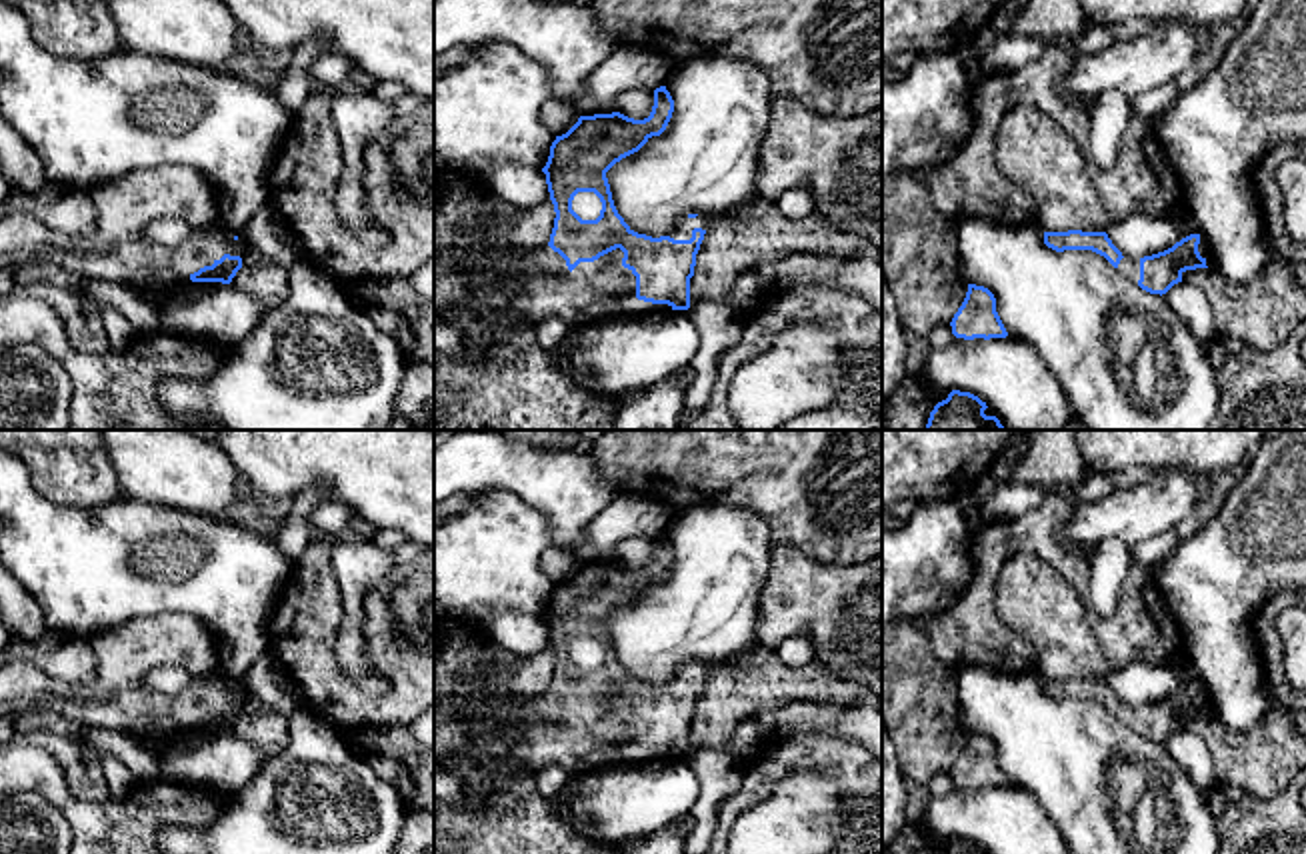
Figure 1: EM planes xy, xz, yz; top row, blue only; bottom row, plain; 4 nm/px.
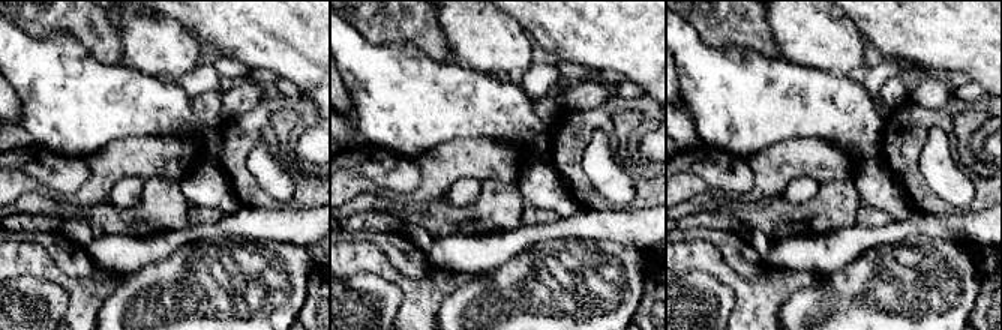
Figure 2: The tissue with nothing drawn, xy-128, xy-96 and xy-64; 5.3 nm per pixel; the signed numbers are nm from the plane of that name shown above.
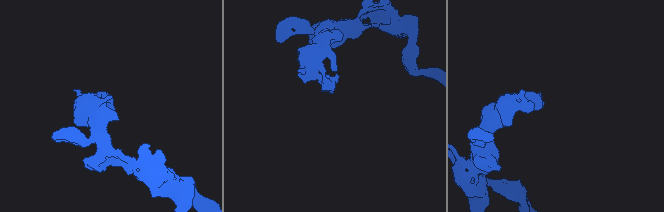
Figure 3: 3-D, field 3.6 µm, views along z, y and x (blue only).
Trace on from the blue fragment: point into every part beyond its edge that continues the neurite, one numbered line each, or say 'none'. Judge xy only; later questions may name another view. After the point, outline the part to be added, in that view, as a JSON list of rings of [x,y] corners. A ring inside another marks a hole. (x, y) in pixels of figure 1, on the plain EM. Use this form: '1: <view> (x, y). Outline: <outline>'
1: xy (154, 718). Outline: [[[220,672],[194,678],[192,684],[176,694],[166,696],[152,688],[122,688],[106,698],[62,698],[42,694],[38,708],[62,712],[82,724],[82,728],[108,728],[138,738],[150,746],[174,742],[180,734],[190,732],[190,724],[204,714],[212,714],[224,702],[246,702],[242,684],[234,684]]]

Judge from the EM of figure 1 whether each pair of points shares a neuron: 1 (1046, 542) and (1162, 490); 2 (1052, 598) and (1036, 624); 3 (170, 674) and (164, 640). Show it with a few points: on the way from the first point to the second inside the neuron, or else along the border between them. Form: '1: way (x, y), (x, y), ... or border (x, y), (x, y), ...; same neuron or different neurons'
1: border (1074, 502), (1070, 518), (1056, 536), (1086, 556); different neurons
2: way (1046, 604), (1042, 618); same neuron
3: border (194, 676), (176, 666), (156, 666), (144, 682); different neurons

